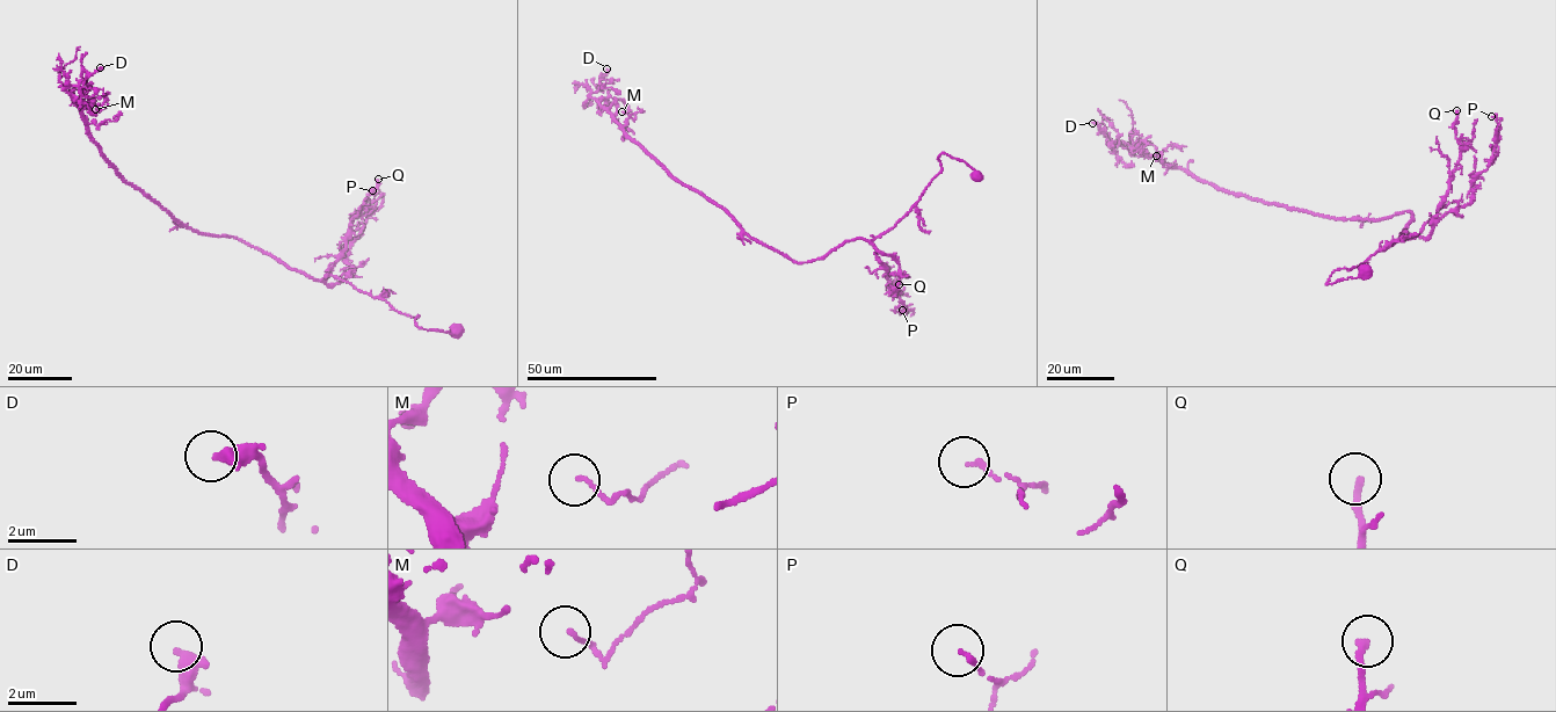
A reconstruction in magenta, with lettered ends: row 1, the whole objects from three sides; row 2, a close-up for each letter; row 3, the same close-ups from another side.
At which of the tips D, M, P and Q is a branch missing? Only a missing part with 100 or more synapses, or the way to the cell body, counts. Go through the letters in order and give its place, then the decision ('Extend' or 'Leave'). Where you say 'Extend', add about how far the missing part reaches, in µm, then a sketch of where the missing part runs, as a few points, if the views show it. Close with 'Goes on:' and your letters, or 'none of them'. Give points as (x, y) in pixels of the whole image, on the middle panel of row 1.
D: Place: (606, 68). Leave
M: Place: (622, 111). Leave
P: Place: (902, 310). Leave
Q: Place: (899, 284). Leave
Goes on: none of them

